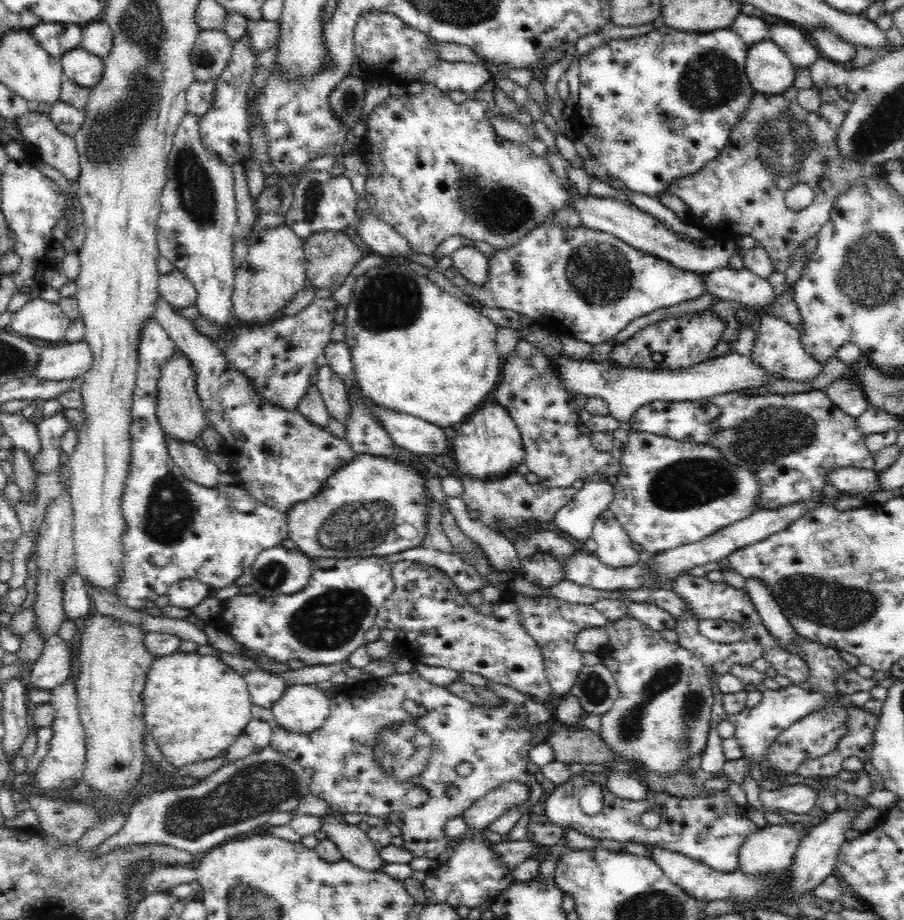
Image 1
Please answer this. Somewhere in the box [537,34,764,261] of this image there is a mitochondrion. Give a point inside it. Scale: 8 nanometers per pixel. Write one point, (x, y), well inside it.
(708, 80)

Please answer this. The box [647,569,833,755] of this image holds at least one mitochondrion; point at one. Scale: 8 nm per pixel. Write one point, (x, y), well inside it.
(692, 706)

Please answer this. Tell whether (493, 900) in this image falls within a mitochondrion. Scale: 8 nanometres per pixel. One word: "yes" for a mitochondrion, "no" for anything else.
no

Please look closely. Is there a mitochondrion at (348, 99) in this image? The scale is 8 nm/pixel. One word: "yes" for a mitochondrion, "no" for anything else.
yes

